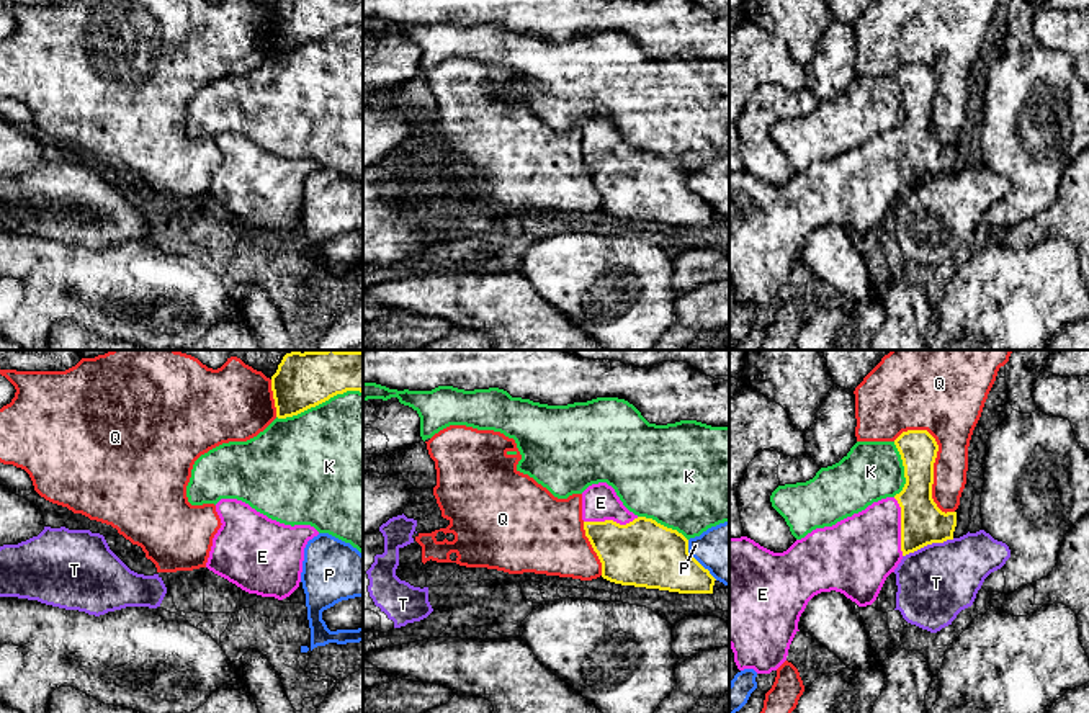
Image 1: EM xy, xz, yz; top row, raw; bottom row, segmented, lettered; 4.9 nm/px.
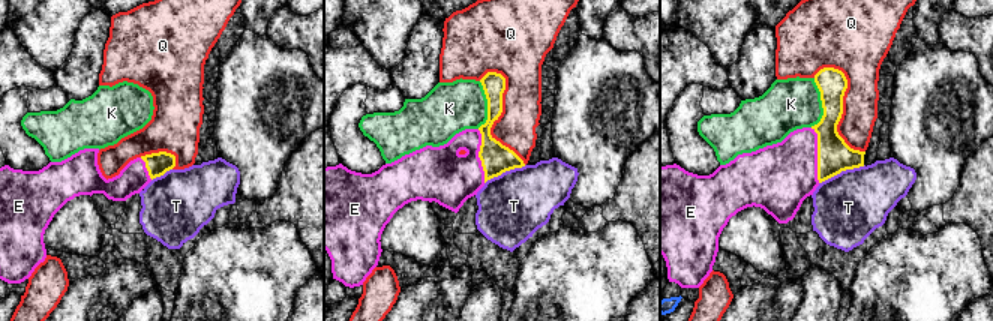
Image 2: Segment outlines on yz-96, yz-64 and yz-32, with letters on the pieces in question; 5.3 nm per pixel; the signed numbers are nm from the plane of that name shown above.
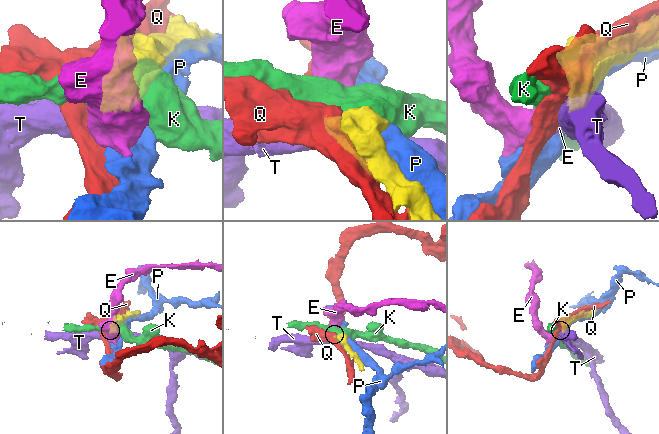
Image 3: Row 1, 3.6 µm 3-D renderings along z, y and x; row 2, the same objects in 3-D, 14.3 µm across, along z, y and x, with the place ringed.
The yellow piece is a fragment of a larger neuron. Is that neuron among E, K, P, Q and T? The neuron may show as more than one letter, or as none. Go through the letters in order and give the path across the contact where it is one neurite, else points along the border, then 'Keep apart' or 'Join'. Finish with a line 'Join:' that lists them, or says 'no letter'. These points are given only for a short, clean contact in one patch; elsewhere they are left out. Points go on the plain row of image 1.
E: Join
K: Keep apart
P: Keep apart
Q: Keep apart
T: Keep apart
Join: E

